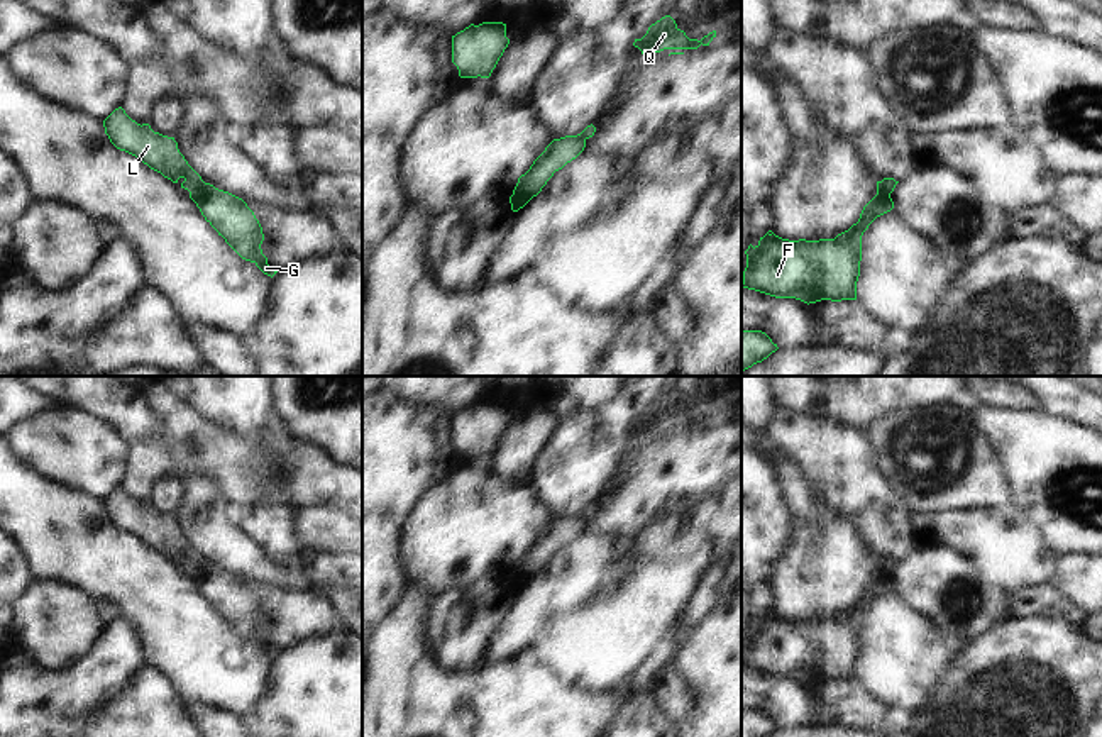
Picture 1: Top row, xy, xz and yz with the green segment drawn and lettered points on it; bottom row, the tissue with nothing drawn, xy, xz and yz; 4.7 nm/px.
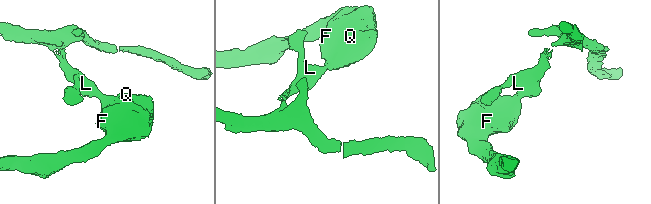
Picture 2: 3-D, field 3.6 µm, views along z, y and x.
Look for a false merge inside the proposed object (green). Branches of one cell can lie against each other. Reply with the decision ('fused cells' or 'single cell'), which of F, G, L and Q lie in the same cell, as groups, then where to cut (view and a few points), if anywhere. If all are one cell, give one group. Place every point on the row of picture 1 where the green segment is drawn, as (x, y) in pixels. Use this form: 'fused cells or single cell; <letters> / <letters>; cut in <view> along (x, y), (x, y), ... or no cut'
fused cells; F G Q / L; cut in xy along (203, 182), (195, 202)

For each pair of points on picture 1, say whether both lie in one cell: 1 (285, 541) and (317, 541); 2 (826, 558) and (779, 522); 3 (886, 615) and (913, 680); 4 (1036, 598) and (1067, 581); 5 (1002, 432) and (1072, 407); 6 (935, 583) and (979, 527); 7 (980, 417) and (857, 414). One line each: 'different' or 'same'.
1: different
2: different
3: same
4: different
5: different
6: different
7: different

